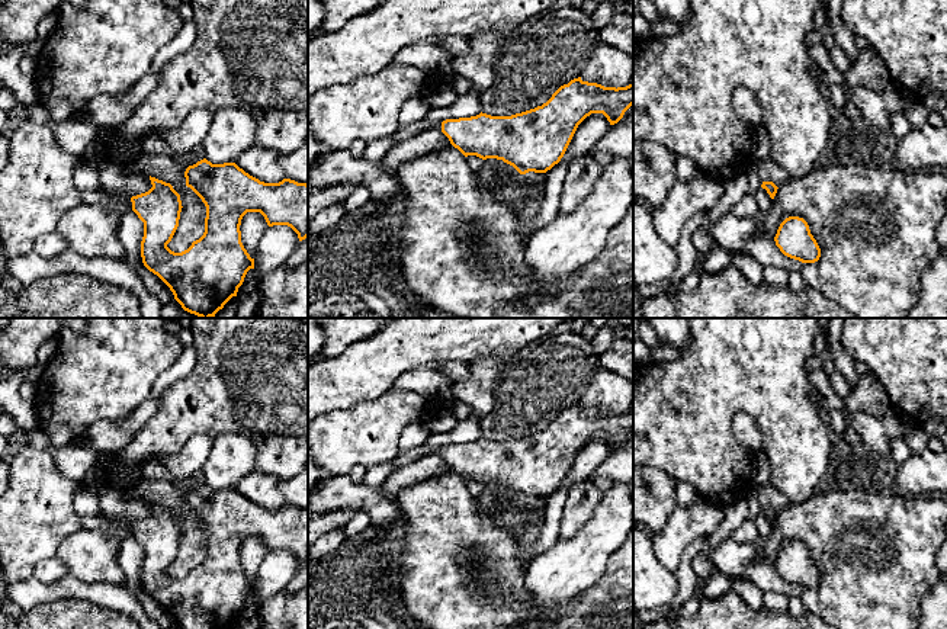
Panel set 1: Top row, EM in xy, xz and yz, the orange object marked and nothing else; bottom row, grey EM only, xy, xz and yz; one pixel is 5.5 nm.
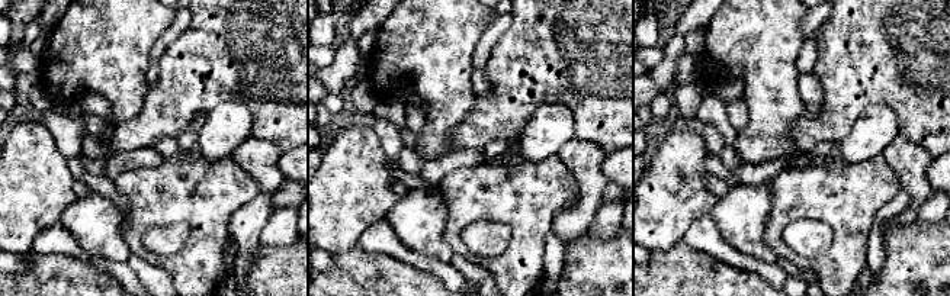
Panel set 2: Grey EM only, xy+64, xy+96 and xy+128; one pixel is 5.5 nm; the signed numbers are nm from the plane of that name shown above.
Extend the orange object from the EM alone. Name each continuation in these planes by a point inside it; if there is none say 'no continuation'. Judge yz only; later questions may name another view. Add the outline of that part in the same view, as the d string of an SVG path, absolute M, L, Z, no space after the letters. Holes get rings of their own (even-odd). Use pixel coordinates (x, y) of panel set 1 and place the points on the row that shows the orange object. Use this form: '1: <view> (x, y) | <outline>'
no continuation

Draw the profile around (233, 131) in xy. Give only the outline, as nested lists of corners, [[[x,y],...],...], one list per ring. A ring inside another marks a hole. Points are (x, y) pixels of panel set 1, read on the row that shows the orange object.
[[[218,109],[202,142],[205,158],[212,164],[234,163],[257,144],[257,121],[243,109]]]

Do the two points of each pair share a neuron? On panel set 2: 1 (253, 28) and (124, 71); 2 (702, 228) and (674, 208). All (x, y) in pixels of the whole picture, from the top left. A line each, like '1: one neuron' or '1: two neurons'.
1: two neurons
2: two neurons

